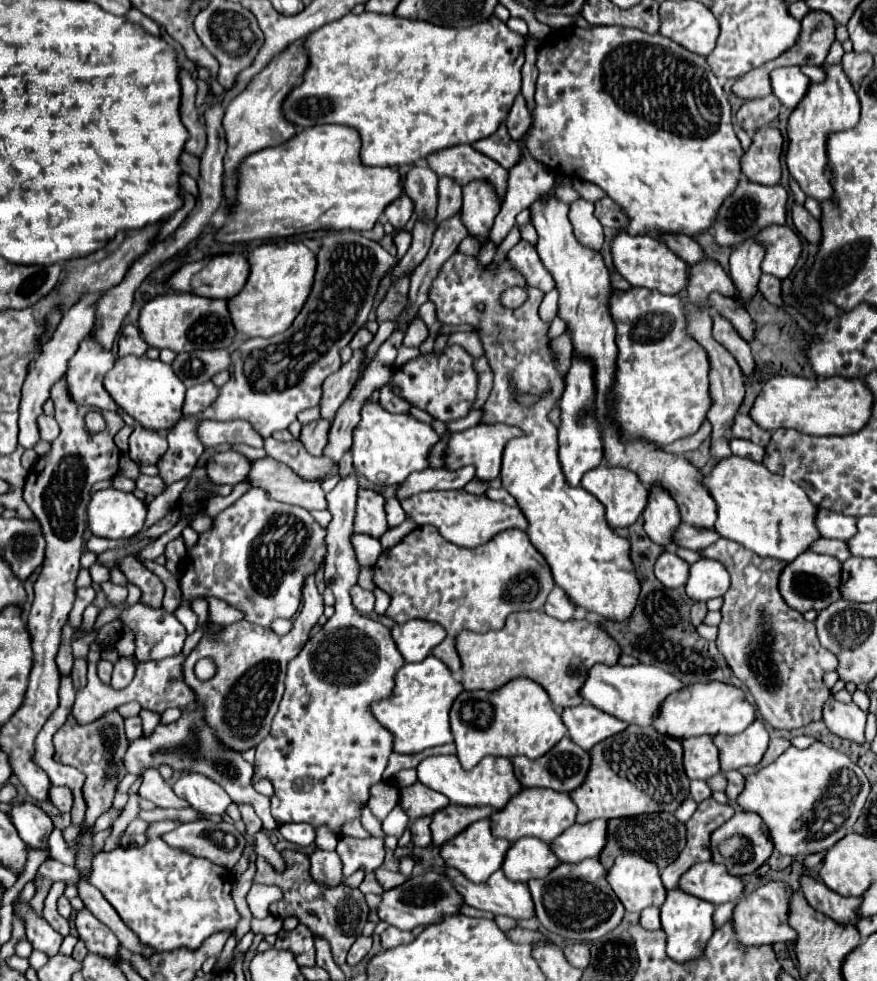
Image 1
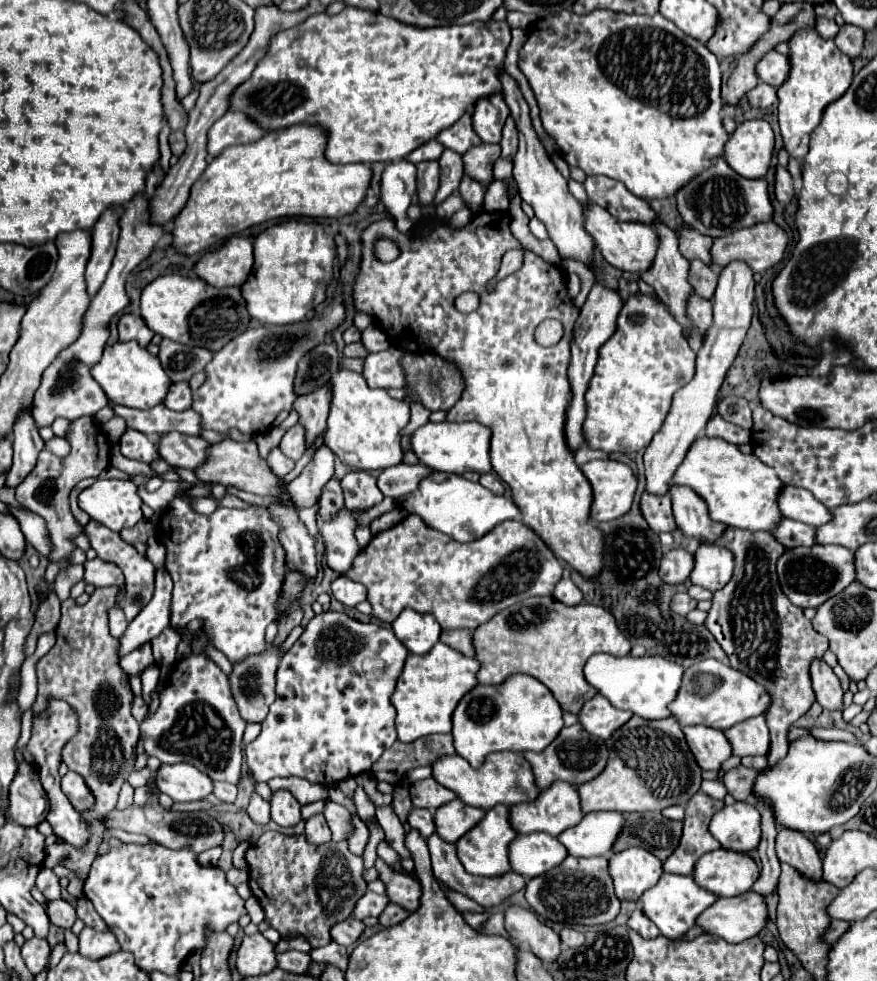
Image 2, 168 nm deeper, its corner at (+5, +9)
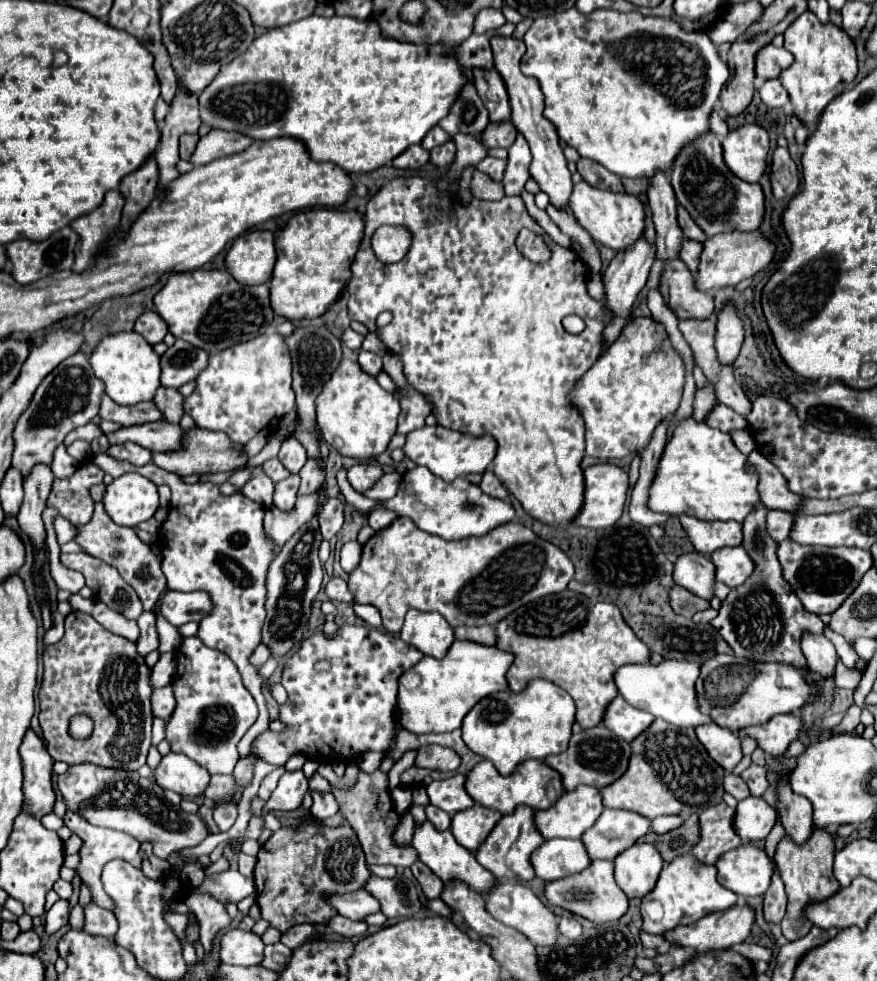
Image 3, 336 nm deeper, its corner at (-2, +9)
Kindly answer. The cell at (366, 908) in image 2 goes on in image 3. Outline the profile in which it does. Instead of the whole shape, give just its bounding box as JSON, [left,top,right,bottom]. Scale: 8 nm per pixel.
[328,890,380,920]

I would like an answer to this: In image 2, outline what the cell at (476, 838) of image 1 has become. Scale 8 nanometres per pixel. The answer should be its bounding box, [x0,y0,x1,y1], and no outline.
[455,806,517,876]

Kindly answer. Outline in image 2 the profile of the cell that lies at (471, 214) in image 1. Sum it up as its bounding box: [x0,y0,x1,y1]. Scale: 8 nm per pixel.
[463,146,501,188]

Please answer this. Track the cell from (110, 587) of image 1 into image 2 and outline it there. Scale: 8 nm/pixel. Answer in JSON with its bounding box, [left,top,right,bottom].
[33,586,139,880]

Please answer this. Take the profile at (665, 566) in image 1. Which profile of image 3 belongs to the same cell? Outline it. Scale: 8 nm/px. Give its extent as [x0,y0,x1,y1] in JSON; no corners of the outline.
[674,552,716,600]

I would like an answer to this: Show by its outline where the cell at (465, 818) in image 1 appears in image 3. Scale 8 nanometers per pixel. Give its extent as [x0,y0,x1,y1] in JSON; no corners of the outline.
[452,804,502,852]

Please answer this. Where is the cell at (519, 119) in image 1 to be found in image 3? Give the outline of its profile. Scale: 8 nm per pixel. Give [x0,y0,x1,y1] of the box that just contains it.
[502,134,532,194]

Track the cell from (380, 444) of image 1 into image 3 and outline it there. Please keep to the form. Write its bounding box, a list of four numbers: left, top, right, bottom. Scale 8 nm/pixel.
[316,358,400,460]

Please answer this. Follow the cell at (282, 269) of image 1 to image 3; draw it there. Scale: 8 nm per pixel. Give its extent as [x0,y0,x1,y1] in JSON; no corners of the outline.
[270,208,364,320]

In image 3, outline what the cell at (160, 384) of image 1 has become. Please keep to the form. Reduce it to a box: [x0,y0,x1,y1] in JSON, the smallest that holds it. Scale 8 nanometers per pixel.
[88,332,160,404]

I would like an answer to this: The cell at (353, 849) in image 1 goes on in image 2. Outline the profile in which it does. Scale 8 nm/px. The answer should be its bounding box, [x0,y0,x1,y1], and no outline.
[325,802,355,842]

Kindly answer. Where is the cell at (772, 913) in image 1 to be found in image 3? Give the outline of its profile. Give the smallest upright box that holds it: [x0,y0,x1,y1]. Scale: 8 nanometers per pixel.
[664,902,754,952]

